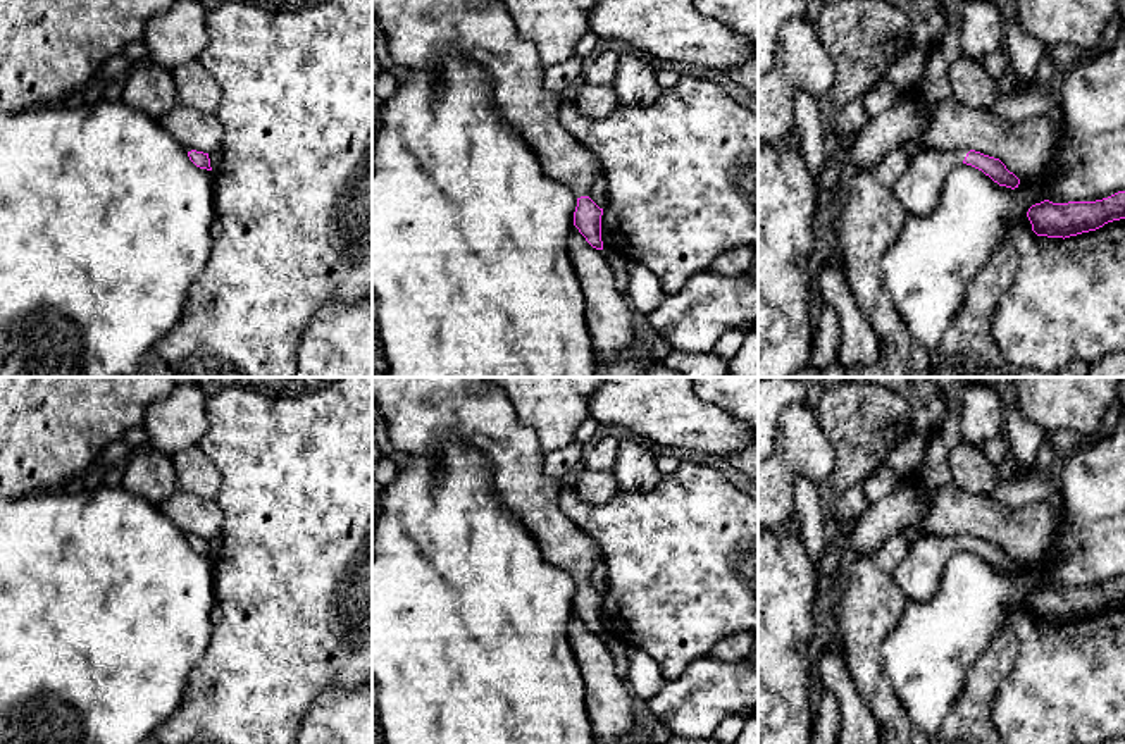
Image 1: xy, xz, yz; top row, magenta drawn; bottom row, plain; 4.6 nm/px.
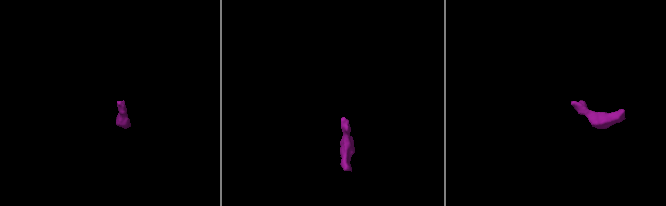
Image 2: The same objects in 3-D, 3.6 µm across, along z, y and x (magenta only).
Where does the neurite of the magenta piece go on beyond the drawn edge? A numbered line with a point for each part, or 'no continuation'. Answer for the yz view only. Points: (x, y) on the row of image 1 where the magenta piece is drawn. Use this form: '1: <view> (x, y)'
1: yz (919, 190)

